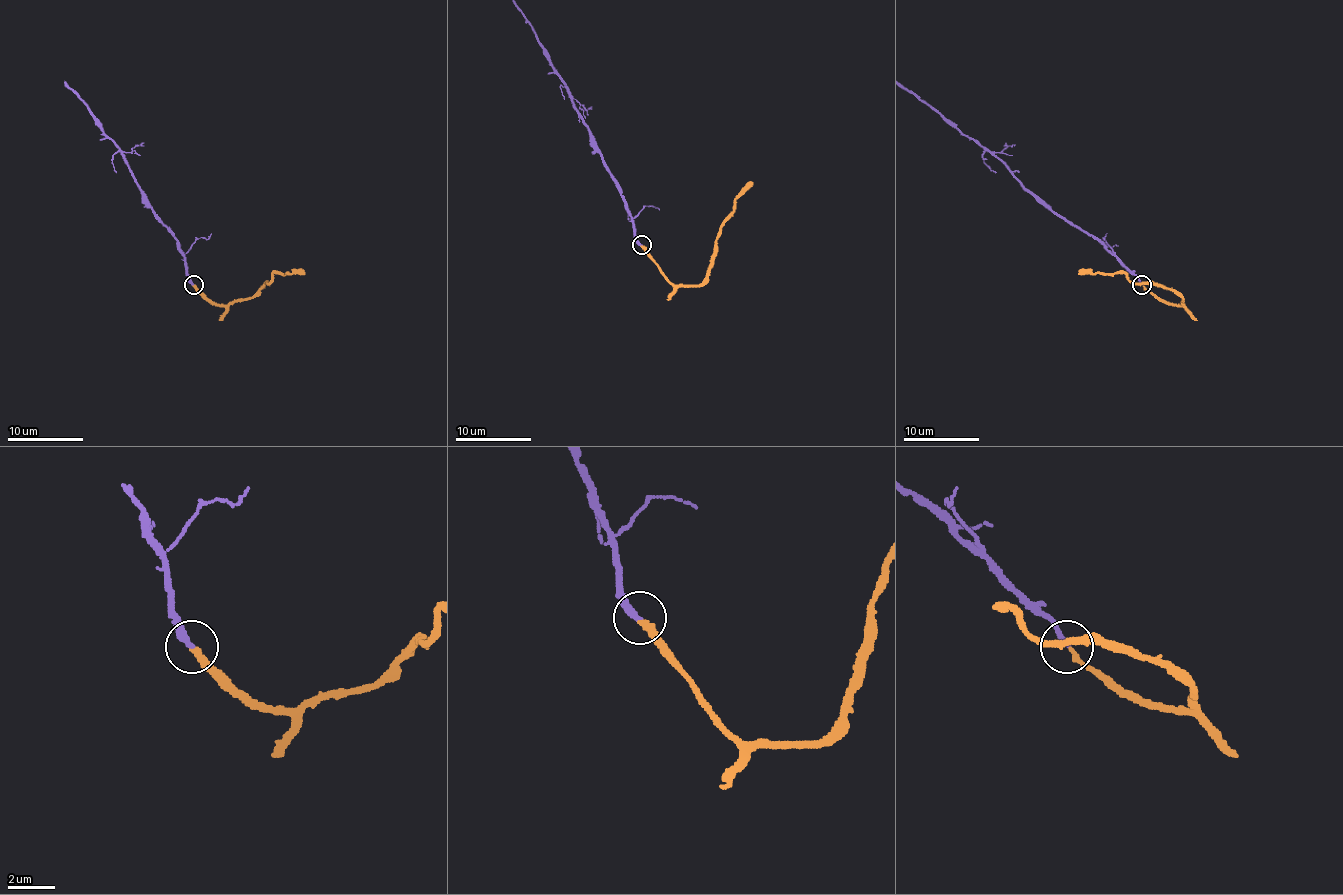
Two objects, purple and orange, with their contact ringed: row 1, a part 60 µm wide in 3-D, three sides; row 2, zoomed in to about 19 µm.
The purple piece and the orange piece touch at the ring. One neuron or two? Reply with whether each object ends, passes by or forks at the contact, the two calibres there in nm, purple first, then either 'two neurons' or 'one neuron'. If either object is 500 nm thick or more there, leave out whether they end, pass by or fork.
purple ends | orange ends | 200/240 nm | one neuron

